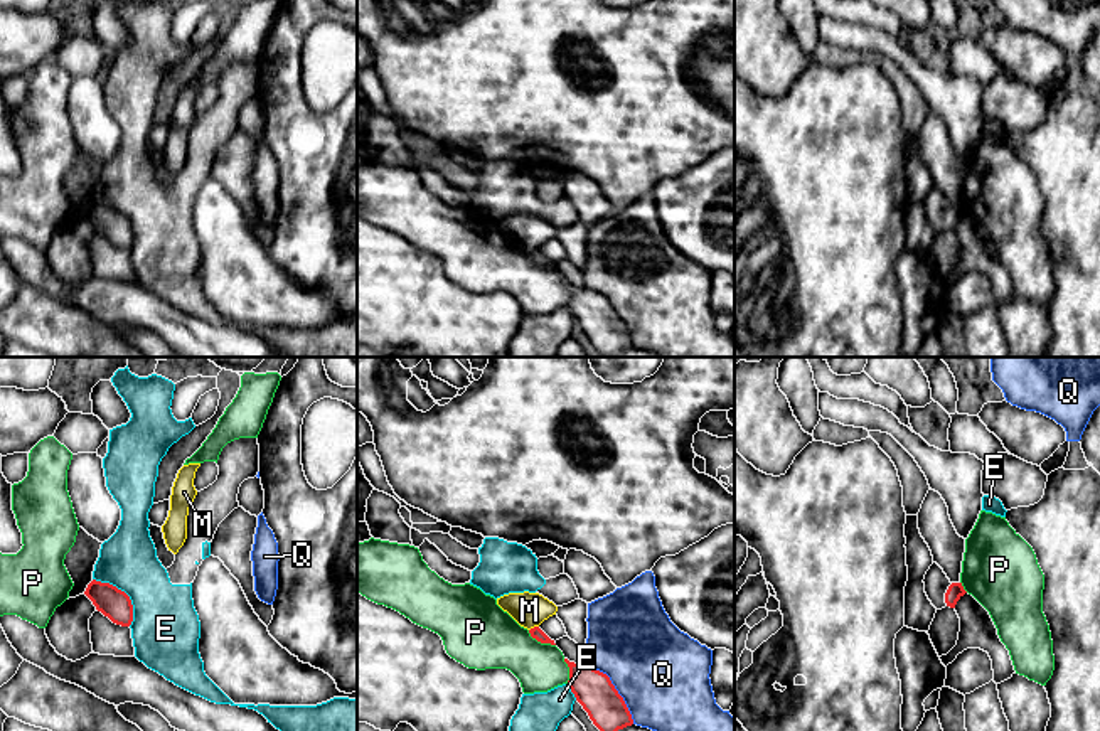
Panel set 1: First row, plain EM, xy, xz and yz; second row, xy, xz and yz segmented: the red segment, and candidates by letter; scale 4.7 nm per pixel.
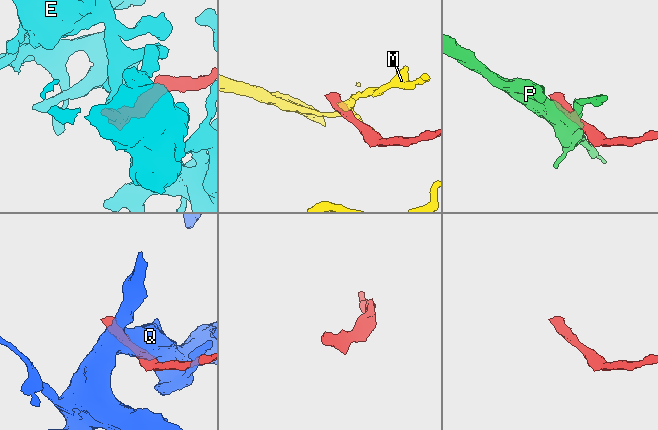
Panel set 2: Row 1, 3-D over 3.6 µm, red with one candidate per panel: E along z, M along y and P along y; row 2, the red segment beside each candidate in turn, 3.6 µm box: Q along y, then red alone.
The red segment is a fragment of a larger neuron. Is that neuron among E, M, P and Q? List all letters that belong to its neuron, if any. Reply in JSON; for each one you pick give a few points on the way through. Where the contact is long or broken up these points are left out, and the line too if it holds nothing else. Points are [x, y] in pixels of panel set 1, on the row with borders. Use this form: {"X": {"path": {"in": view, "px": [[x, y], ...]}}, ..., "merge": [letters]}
{"merge": []}

